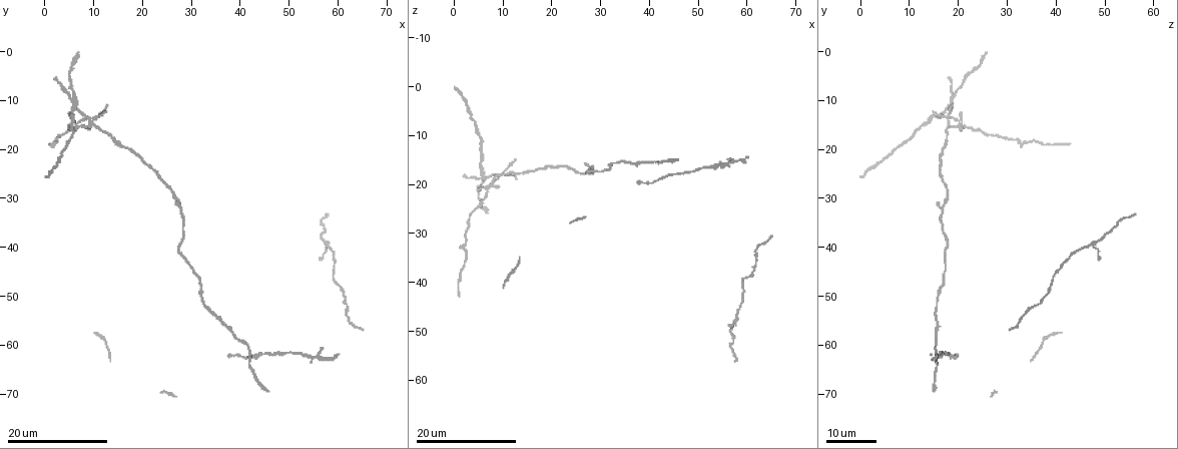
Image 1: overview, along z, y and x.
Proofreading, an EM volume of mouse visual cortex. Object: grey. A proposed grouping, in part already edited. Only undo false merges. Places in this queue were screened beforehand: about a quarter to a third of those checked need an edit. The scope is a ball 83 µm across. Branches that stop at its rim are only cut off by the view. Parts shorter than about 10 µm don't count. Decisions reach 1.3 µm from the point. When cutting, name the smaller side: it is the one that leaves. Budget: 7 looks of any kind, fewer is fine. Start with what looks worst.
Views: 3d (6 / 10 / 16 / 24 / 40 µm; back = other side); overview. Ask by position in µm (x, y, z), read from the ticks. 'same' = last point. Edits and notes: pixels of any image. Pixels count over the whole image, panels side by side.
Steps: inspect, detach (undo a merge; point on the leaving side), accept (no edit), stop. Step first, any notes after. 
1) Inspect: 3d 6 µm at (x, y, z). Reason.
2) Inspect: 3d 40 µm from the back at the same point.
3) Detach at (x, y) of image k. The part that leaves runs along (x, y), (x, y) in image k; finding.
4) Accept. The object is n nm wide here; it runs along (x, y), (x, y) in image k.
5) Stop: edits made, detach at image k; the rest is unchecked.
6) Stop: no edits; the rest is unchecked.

Inspect: 3d 24 µm at (5.5, 11.0, 18.0). Side arm on a straight run.

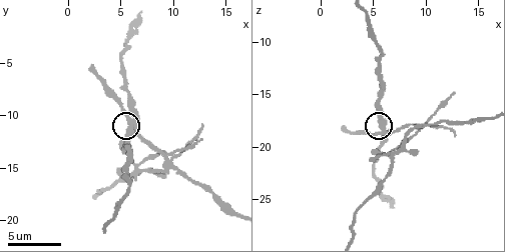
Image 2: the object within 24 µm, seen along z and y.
Inspect: 3d 10 µm at (6.0, 10.8, 18.2).

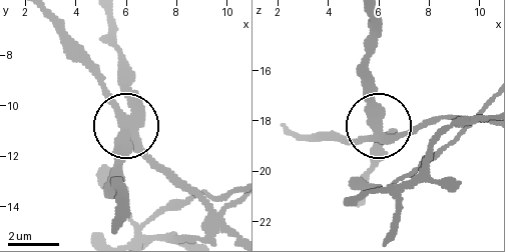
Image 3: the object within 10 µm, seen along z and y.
Detach at (115, 152) of image 3. The side arm is 14 µm long; a second neuron is stuck on.

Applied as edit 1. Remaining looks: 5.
Inspect: 3d 24 µm at (58.5, 41.0, 44.5). A narrow waist.

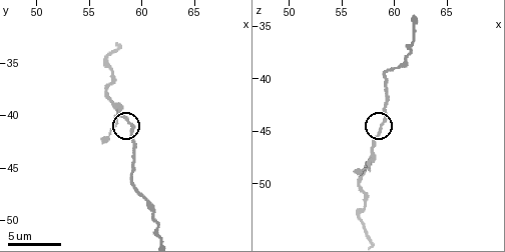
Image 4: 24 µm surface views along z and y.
Inspect: 3d 6 µm at (58.6, 40.8, 44.4).

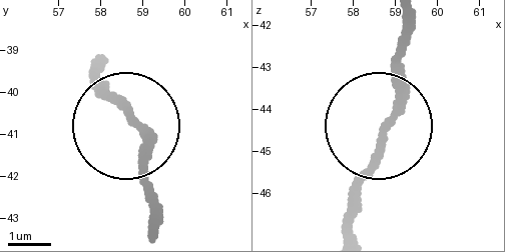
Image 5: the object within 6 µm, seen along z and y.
Accept. It runs along (406, 24), (385, 142), (345, 235) in image 5; all the same neuron.

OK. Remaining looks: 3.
Inspect: 3d 10 µm at (14.4, 18.2, 17.6). Calibre changes.

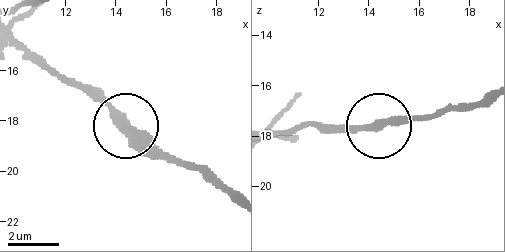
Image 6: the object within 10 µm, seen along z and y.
Inspect: 3d 10 µm from the back at (14.3, 18.2, 17.6).

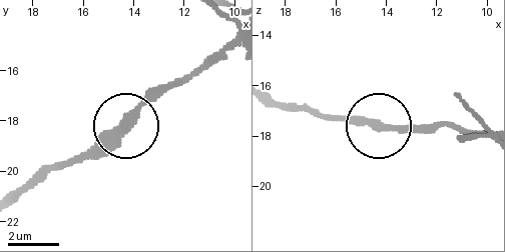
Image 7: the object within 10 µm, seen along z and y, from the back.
Accept. It runs along (18, 199), (57, 169), (108, 147), (171, 79) in image 7; continuous, no second neuron.

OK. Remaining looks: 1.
Stop: edits made, detach at image 3; the rest is unchecked.

